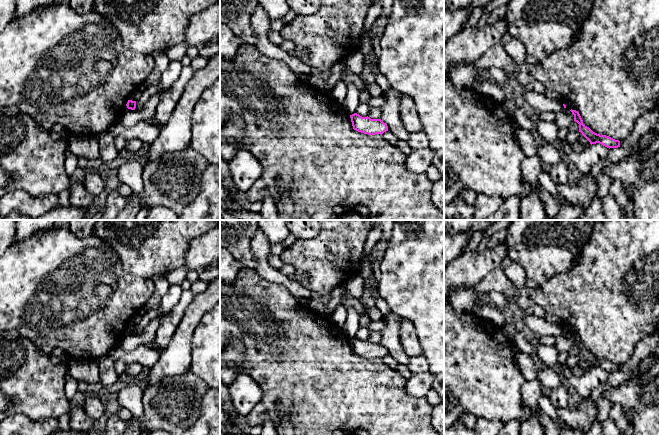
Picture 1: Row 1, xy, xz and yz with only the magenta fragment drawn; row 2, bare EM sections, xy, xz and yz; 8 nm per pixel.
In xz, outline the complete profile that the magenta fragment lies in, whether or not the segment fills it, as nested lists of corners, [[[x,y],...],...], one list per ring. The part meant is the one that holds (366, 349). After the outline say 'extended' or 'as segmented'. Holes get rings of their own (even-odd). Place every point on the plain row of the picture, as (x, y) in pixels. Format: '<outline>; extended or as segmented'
[[[357,337],[350,339],[353,353],[368,359],[380,358],[388,355],[388,350],[381,343],[362,341]]]; as segmented

